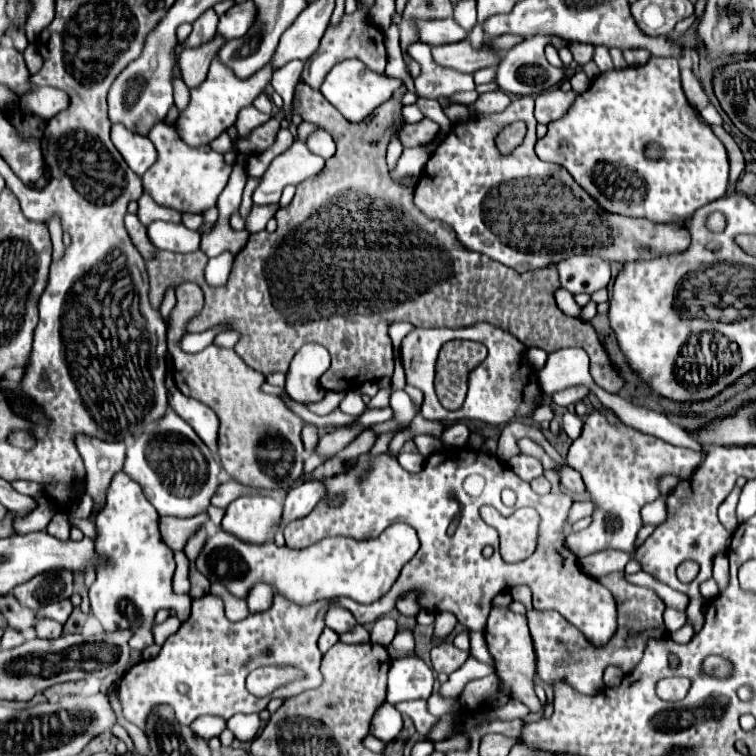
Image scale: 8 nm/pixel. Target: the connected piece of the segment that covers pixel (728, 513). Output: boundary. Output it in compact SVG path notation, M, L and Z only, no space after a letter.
M739 479L737 485L735 485L735 489L729 493L729 497L719 507L719 521L731 534L735 532L737 523L739 523L737 517L735 517L735 507L737 507L737 499L741 495L741 487L745 485L745 481L747 479Z

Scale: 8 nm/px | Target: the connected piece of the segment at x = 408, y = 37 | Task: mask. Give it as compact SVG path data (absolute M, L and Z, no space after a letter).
M405 23L405 27L401 27L401 49L405 53L407 45L411 45L413 41L417 41L417 35L413 35L413 23Z

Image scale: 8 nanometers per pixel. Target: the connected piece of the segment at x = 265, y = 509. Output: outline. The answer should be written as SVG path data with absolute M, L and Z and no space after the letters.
M249 493L227 507L221 527L249 543L265 543L273 537L279 519L281 503L259 493Z

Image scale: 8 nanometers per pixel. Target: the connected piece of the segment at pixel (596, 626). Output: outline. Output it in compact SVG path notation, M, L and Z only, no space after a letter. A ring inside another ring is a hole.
M449 447L449 449L441 449L435 455L431 455L423 467L423 471L419 473L407 473L395 457L391 455L371 455L371 453L363 453L359 455L357 463L351 465L349 469L345 469L339 475L333 477L325 477L321 479L323 487L325 487L325 495L323 499L315 505L313 513L309 513L305 519L297 521L297 523L289 523L289 527L285 527L285 543L289 549L307 549L315 543L319 543L321 539L329 537L329 535L345 535L345 537L353 537L353 539L373 539L379 533L383 533L385 527L389 527L395 521L403 521L407 525L411 525L413 529L417 529L419 533L419 541L421 547L415 553L415 557L401 569L401 575L397 577L397 581L393 583L393 587L389 589L389 593L385 593L381 599L377 599L371 605L359 605L357 601L349 599L349 597L339 597L335 599L337 605L349 609L353 613L353 617L357 619L357 623L365 625L365 623L373 623L379 617L387 615L391 609L395 609L395 601L401 593L411 591L411 589L419 589L421 597L419 603L423 609L439 613L439 611L449 611L457 617L457 621L461 625L465 625L471 631L483 631L485 629L485 621L491 609L491 599L501 593L507 591L515 585L527 585L533 591L533 607L537 611L557 611L561 613L571 625L575 625L585 639L593 645L593 647L605 647L615 631L617 631L617 605L610 591L605 589L605 585L601 585L597 579L587 577L585 573L581 573L579 569L579 559L577 555L569 549L567 545L567 537L569 537L569 527L567 527L567 513L571 509L571 497L565 493L553 495L537 495L533 489L525 489L525 481L519 479L505 461L481 453L477 449L467 449L467 447ZM479 473L485 479L485 489L479 497L471 497L465 489L463 489L463 481L467 475ZM503 489L511 489L517 493L517 503L515 509L519 507L535 507L541 515L541 537L539 537L539 545L537 551L519 563L505 563L499 555L499 539L497 539L497 531L493 527L489 527L481 515L479 515L479 507L481 505L495 505L497 509L507 509L501 503L501 491ZM449 493L455 493L455 499L449 497ZM333 497L341 497L341 501L337 505L329 505L329 501ZM455 515L461 515L461 521L457 525L457 529L453 533L449 533L449 525L451 519ZM491 545L495 549L493 557L485 559L481 555L483 547Z

